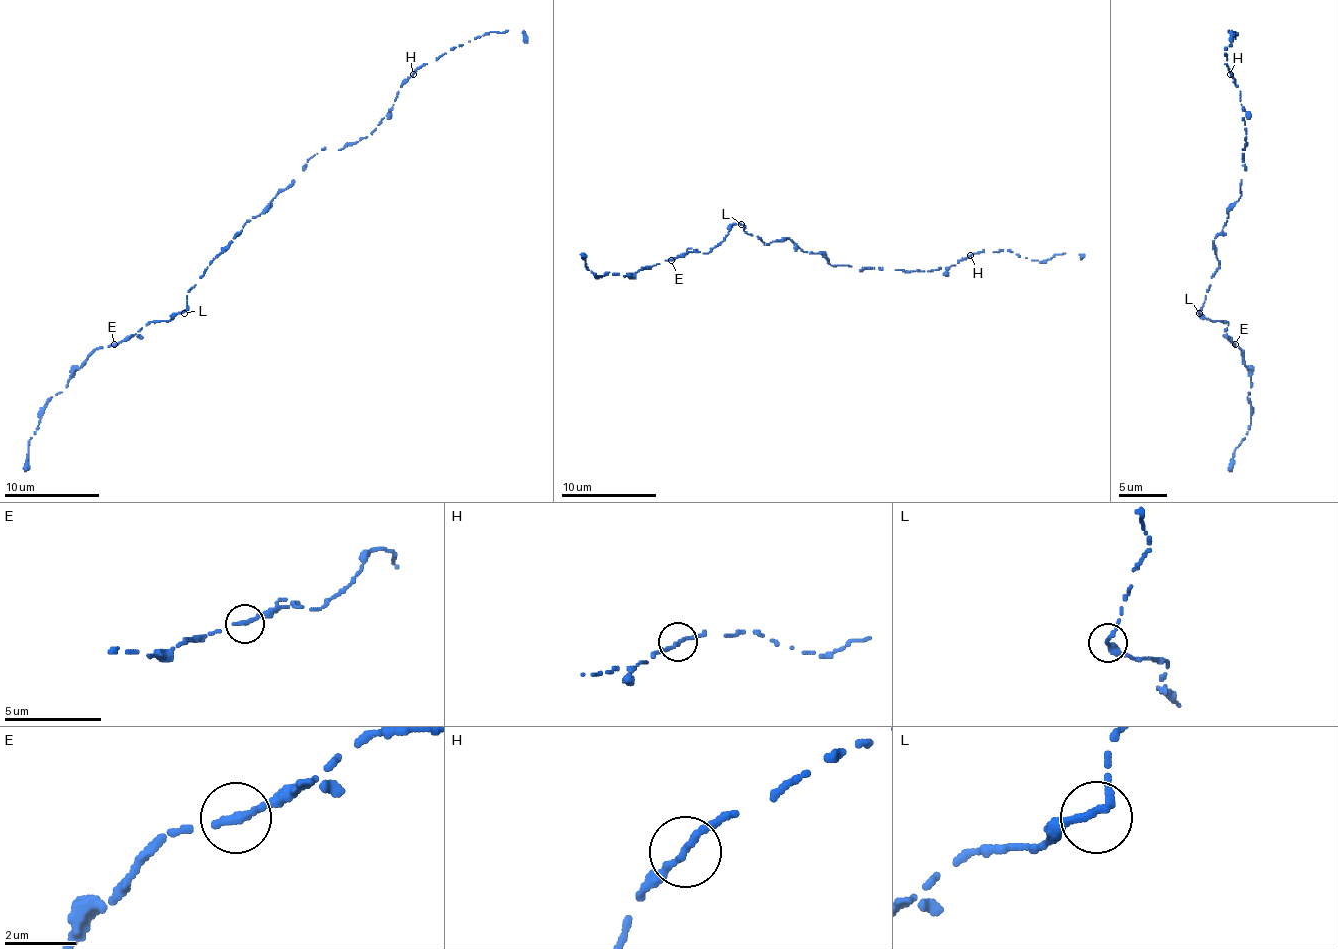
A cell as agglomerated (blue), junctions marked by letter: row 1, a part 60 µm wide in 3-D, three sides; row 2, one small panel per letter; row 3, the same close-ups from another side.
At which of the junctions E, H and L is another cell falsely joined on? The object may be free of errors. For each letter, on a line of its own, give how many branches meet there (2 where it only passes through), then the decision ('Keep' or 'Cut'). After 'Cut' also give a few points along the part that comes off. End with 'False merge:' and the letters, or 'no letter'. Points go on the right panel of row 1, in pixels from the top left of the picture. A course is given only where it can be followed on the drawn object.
E: Branches: 2. Keep
H: Branches: 2. Keep
L: Branches: 2. Keep
False merge: no letter

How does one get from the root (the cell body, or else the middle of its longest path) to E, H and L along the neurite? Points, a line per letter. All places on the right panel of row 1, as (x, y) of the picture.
E: (1227, 219), (1213, 241), (1218, 267), (1199, 313), (1211, 320), (1225, 320), (1225, 332), (1234, 344)
H: (1227, 219), (1227, 210), (1239, 198), (1244, 169), (1242, 150), (1246, 145), (1246, 112), (1230, 74)
L: (1227, 219), (1223, 231), (1213, 241), (1218, 267), (1211, 277), (1211, 286), (1199, 313)

